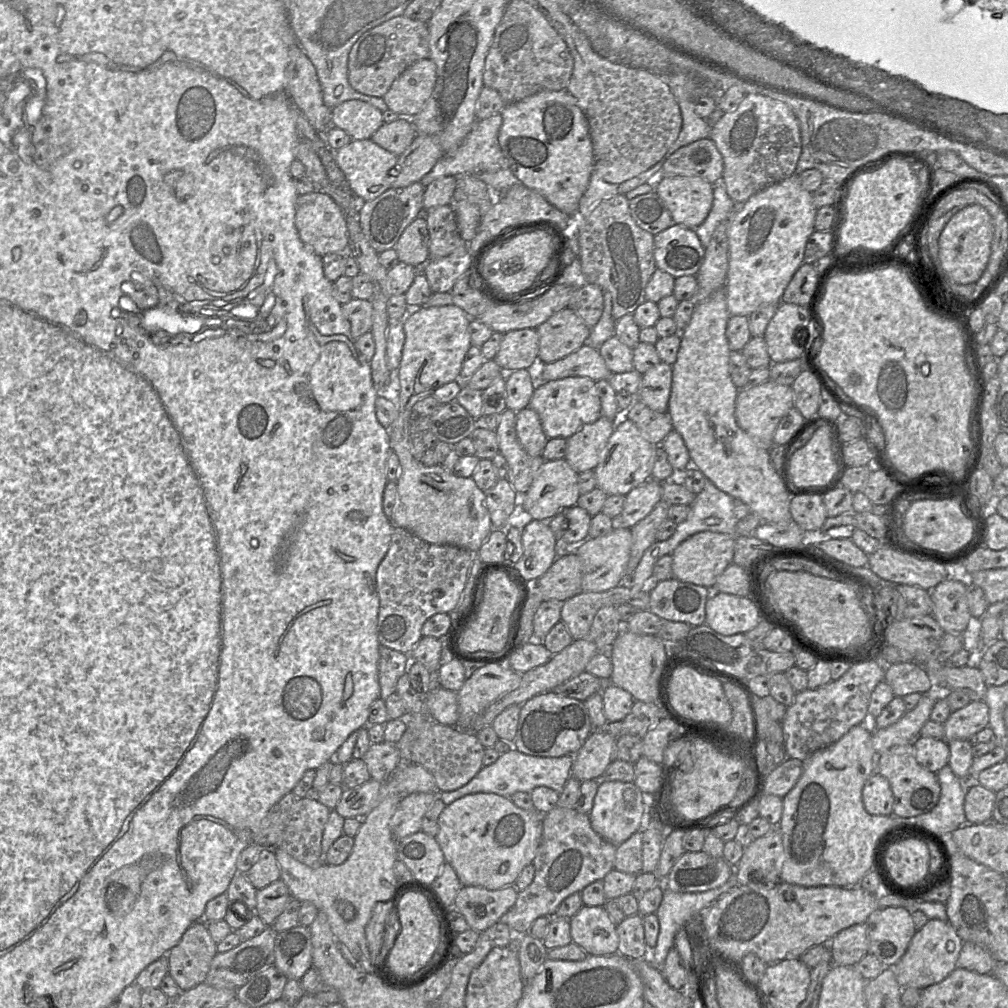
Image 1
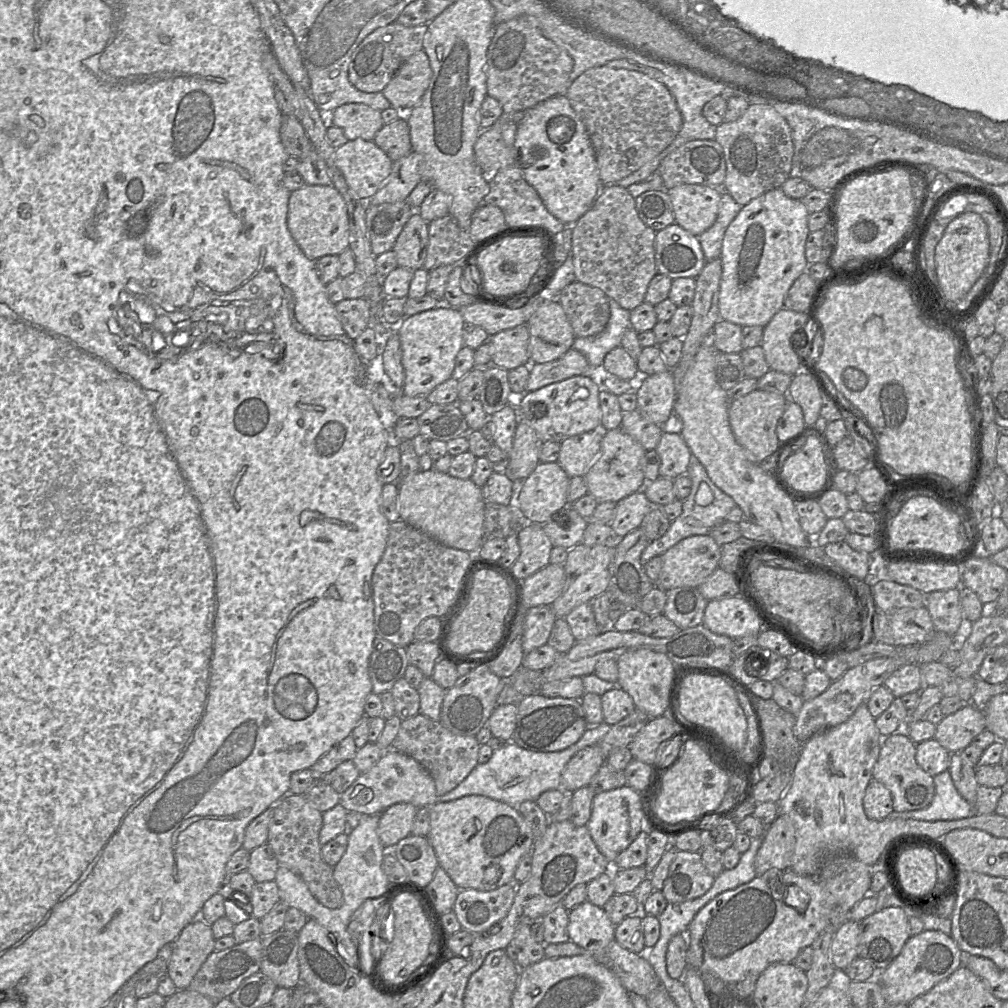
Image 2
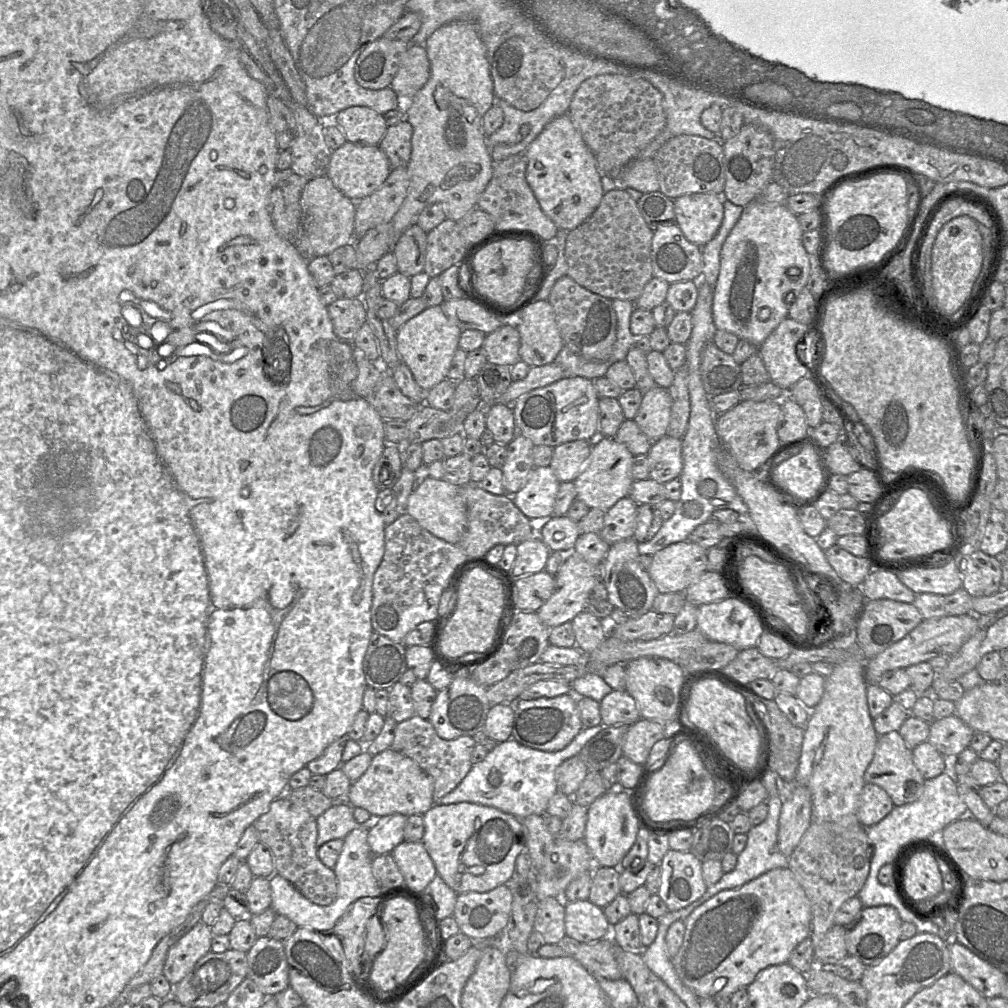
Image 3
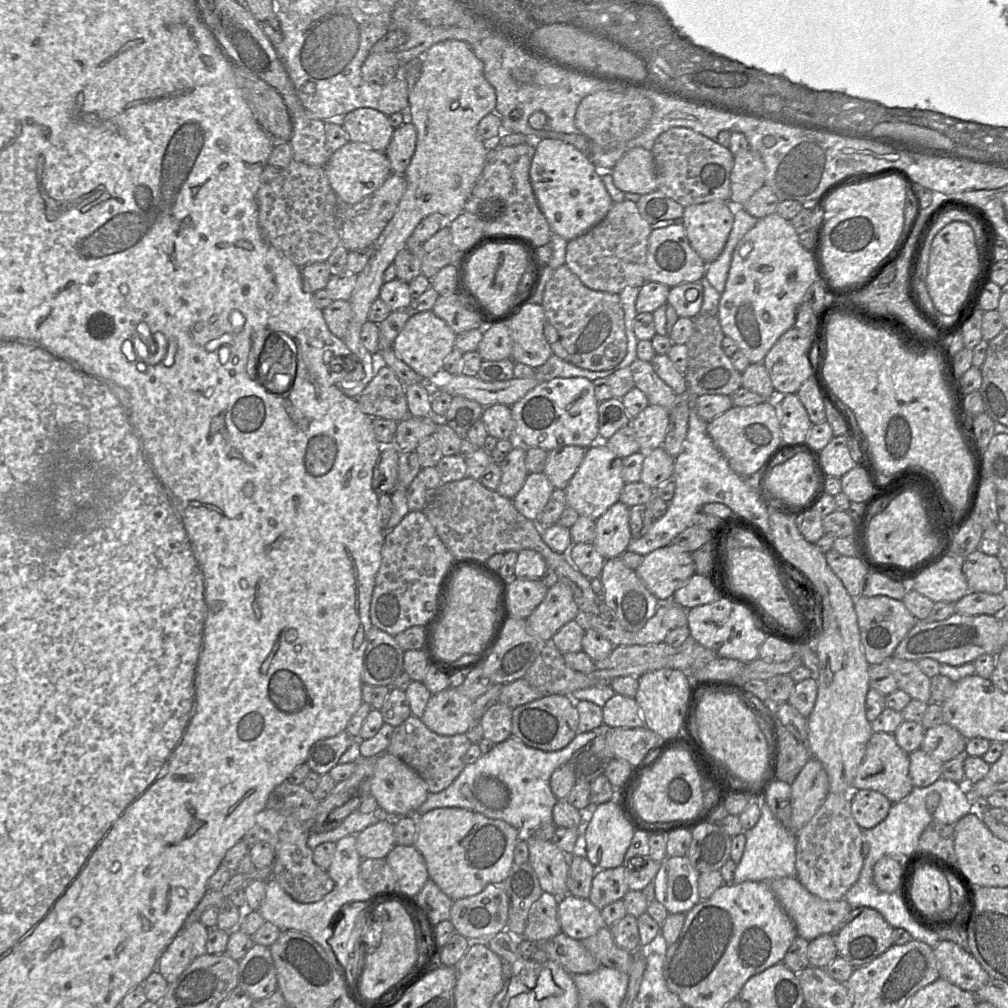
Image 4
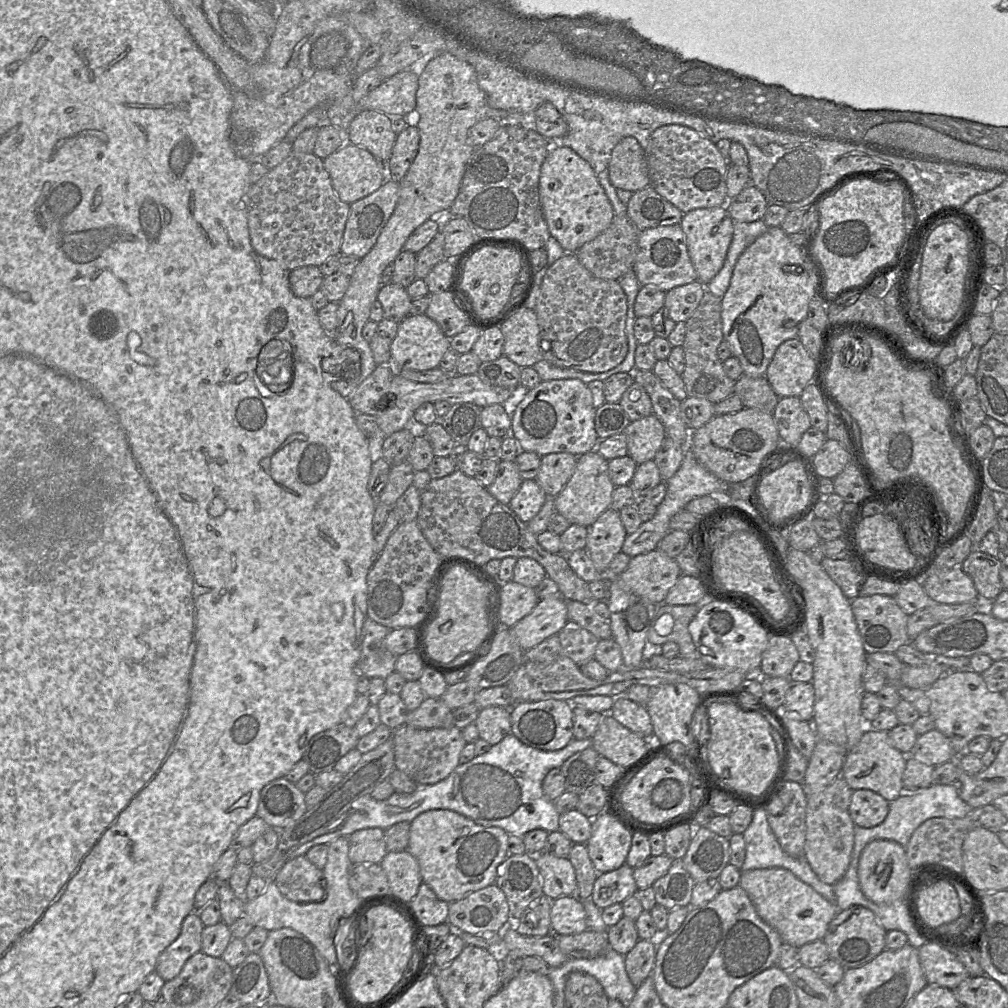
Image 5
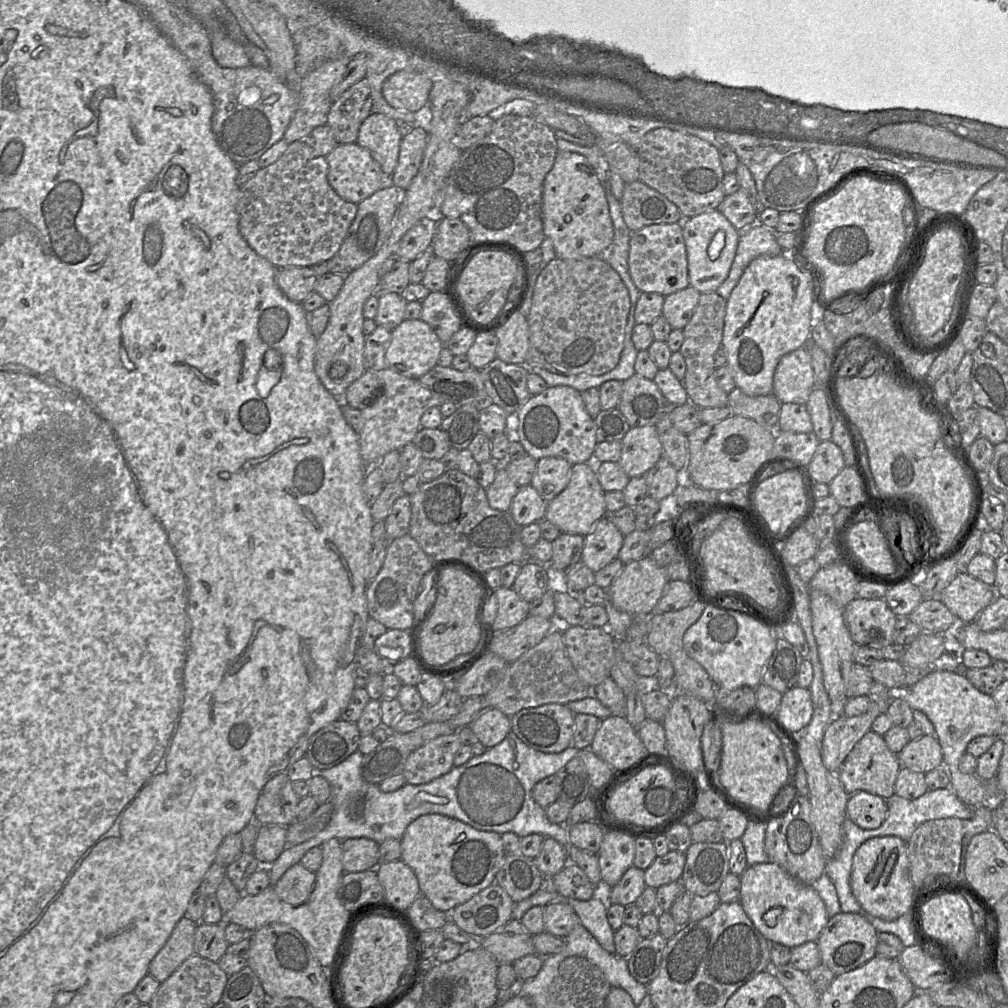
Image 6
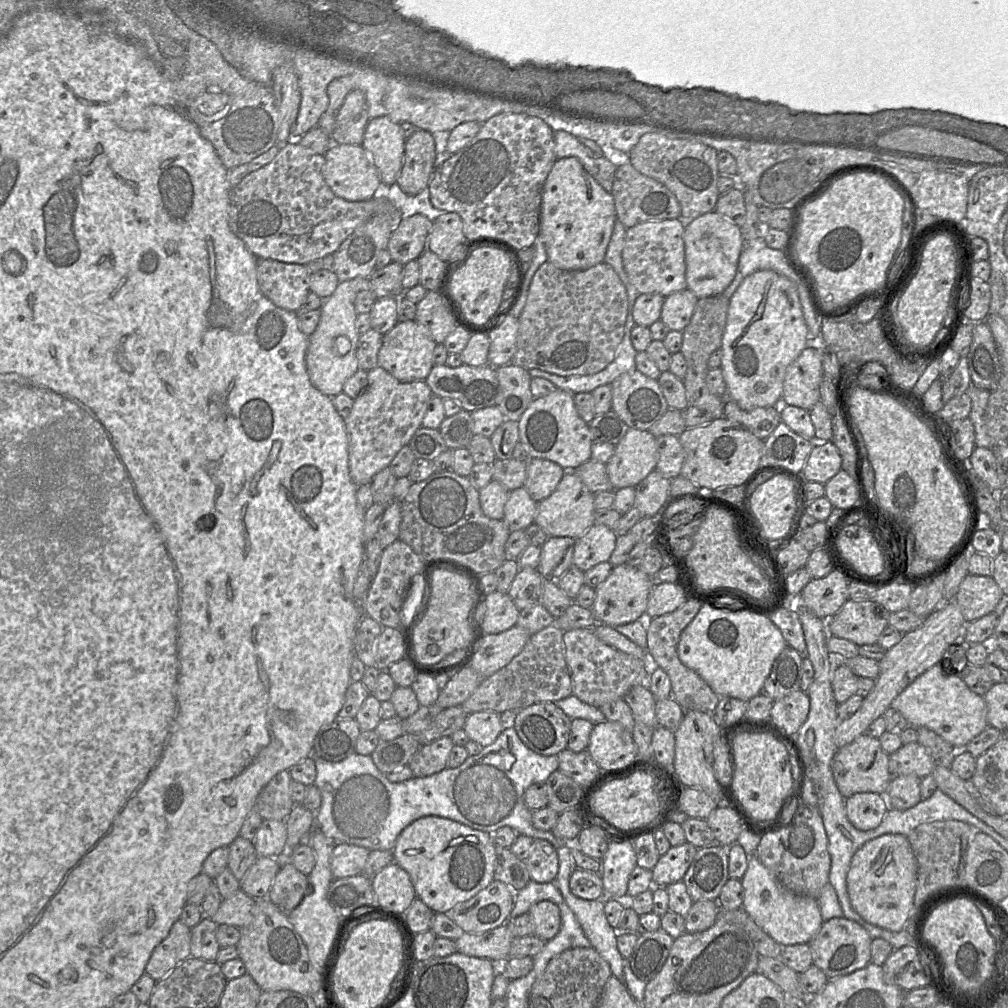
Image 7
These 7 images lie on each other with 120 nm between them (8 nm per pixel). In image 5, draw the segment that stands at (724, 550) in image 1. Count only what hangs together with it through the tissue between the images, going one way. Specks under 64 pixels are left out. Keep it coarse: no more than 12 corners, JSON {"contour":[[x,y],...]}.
{"contour":[[655,549],[631,557],[619,583],[660,605],[681,575]]}

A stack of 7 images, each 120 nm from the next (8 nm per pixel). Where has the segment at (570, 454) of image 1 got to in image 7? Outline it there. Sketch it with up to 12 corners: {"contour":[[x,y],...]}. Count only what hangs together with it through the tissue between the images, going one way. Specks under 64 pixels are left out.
{"contour":[[541,458],[527,462],[523,487],[537,502],[566,470]]}

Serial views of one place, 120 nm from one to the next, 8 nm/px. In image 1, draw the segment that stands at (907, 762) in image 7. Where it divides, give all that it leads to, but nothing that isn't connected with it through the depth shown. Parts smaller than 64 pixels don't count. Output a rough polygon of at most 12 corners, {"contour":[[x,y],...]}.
{"contour":[[971,701],[944,722],[944,739],[969,740],[989,726],[989,707]]}

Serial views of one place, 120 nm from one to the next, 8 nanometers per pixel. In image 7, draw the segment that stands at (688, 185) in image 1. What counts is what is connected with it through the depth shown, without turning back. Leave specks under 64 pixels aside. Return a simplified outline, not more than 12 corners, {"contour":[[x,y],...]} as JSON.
{"contour":[[715,210],[684,228],[687,288],[722,294],[744,247]]}

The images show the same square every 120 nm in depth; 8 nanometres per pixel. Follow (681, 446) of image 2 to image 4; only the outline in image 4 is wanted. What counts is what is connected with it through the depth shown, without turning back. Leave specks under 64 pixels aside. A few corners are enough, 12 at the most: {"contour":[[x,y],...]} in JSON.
{"contour":[[662,446],[645,453],[640,481],[671,480],[674,459]]}

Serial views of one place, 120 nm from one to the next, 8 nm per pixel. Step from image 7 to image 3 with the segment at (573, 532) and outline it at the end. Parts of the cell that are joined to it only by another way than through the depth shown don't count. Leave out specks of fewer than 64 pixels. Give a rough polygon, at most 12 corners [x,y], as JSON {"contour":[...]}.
{"contour":[[599,431],[573,481],[577,499],[607,511],[629,496],[634,455]]}

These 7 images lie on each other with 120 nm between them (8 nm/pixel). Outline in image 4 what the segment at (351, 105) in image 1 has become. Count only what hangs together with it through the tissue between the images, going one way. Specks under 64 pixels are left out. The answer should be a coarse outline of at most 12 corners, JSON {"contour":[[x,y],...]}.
{"contour":[[368,107],[345,114],[349,142],[383,153],[394,131]]}

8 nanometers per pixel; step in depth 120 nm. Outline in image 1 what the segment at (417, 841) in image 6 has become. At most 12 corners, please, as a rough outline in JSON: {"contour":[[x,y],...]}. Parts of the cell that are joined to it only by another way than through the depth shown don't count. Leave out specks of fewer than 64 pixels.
{"contour":[[494,793],[446,805],[435,836],[463,886],[514,885],[543,815]]}

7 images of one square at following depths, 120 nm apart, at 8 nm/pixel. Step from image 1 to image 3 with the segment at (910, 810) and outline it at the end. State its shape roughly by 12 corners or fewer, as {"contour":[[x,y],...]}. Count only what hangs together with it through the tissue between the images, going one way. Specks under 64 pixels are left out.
{"contour":[[898,731],[879,736],[865,783],[894,806],[917,801],[925,778]]}

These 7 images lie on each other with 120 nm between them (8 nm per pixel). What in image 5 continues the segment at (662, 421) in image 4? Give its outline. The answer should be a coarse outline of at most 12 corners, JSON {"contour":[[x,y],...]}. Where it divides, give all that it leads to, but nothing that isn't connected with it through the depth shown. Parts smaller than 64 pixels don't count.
{"contour":[[654,414],[623,433],[637,465],[654,459],[666,437]]}

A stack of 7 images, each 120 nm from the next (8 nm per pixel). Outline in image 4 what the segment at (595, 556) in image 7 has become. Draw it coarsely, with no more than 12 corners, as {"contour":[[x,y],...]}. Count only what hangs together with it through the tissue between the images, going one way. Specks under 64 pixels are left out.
{"contour":[[618,501],[596,520],[593,544],[606,560],[632,540],[629,508]]}

